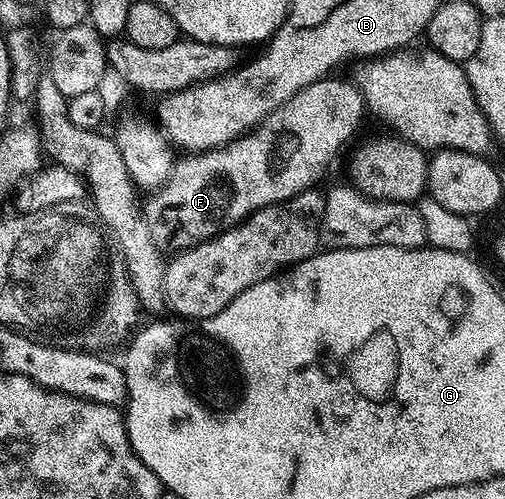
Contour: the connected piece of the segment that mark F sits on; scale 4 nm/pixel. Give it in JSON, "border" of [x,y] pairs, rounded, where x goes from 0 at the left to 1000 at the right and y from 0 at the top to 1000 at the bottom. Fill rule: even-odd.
{"border":[[[650,154],[620,162],[620,170],[604,170],[564,210],[541,218],[487,271],[463,279],[424,303],[378,307],[345,329],[339,357],[313,383],[289,401],[287,433],[291,445],[325,489],[341,487],[347,499],[368,499],[406,479],[418,479],[436,463],[463,455],[467,447],[489,437],[517,415],[537,407],[560,407],[594,391],[598,383],[614,383],[624,365],[648,343],[648,333],[663,319],[663,309],[695,279],[695,269],[711,255],[723,232],[719,184],[701,164],[687,158]]]}

